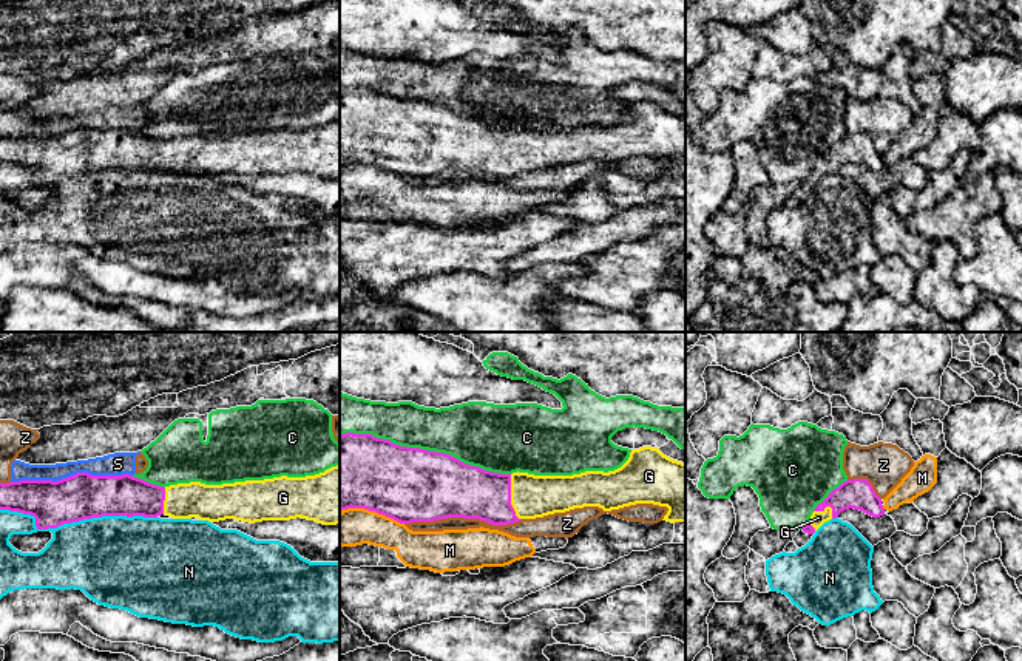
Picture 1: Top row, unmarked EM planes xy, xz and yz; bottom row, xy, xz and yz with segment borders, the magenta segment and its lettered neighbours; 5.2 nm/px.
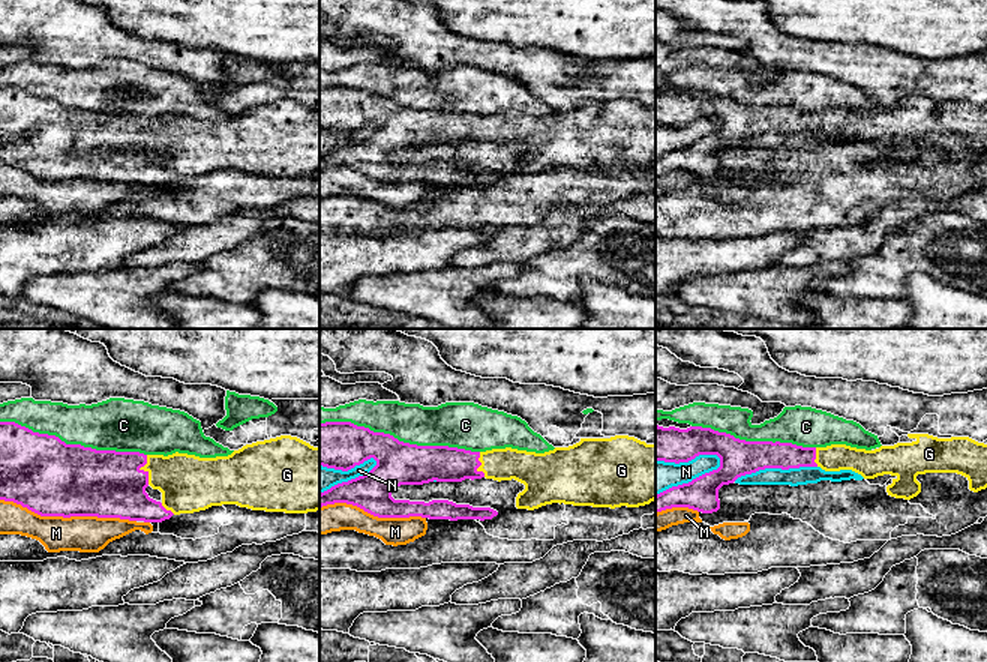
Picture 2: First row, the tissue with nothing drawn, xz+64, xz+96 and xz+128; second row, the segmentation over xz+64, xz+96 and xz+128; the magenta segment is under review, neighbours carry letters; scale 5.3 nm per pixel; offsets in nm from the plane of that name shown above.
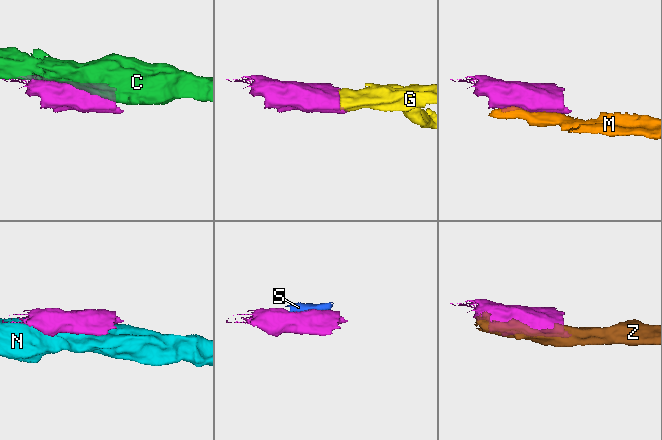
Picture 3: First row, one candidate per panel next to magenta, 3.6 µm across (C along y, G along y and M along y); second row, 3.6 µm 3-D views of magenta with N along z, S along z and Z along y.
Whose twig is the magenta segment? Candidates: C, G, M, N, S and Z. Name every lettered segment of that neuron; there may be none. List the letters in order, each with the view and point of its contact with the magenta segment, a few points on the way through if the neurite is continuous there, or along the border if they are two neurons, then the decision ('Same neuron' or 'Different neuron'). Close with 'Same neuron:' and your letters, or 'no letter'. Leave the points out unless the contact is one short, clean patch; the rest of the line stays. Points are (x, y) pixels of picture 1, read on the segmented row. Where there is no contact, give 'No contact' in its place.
C: Touches magenta at xz (425, 450). Different neuron
G: Touches magenta at xz (510, 498). Path across: xz (468, 491), (493, 498), (510, 498), (533, 496). Same neuron
M: Touches magenta at xz (372, 510). Different neuron
N: Touches magenta at xy (76, 521). Different neuron
S: Touches magenta at xy (71, 476). Different neuron
Z: Touches magenta at xz (463, 516). Different neuron
Same neuron: G

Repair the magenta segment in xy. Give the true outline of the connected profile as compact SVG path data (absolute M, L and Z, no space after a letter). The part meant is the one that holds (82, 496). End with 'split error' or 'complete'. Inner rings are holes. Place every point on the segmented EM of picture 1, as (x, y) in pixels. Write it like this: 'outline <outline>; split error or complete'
outline M340 465L306 477L273 477L222 485L201 482L159 486L130 474L0 483L0 510L36 517L37 530L102 516L161 514L219 522L307 519L340 524Z; split error

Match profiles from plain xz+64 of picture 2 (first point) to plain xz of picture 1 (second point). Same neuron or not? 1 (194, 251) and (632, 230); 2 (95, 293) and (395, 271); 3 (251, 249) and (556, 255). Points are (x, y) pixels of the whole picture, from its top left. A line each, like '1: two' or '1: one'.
1: one
2: two
3: two

